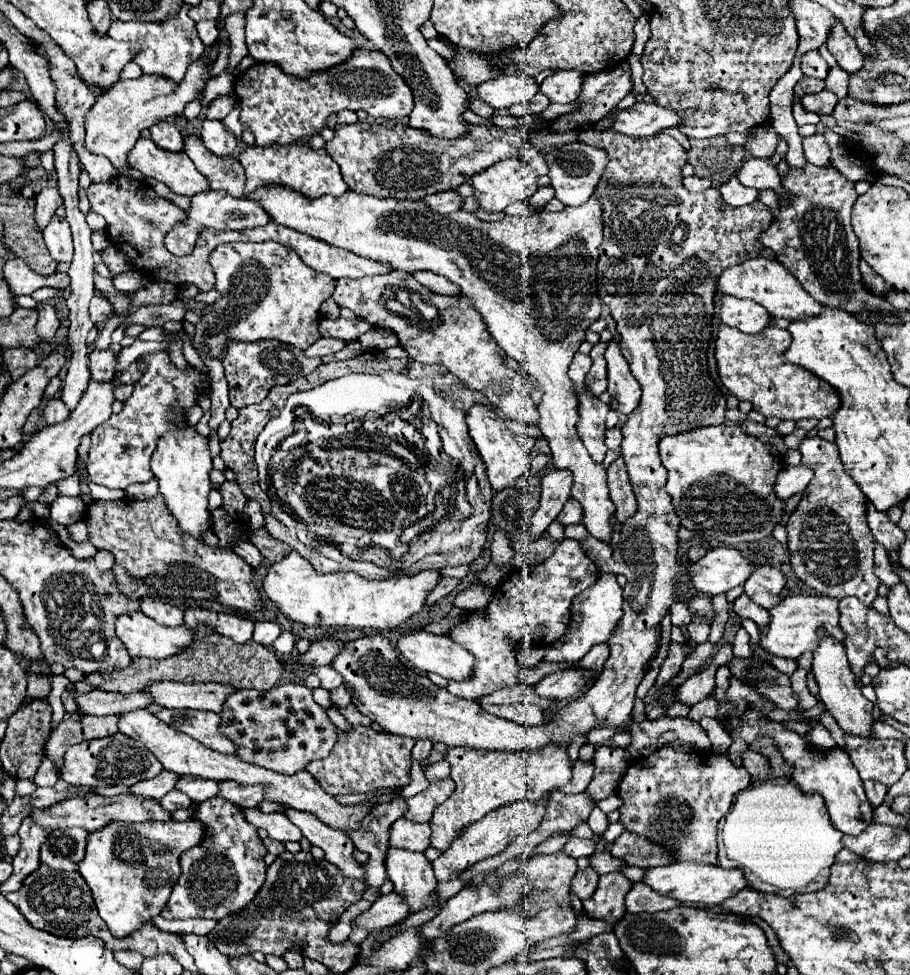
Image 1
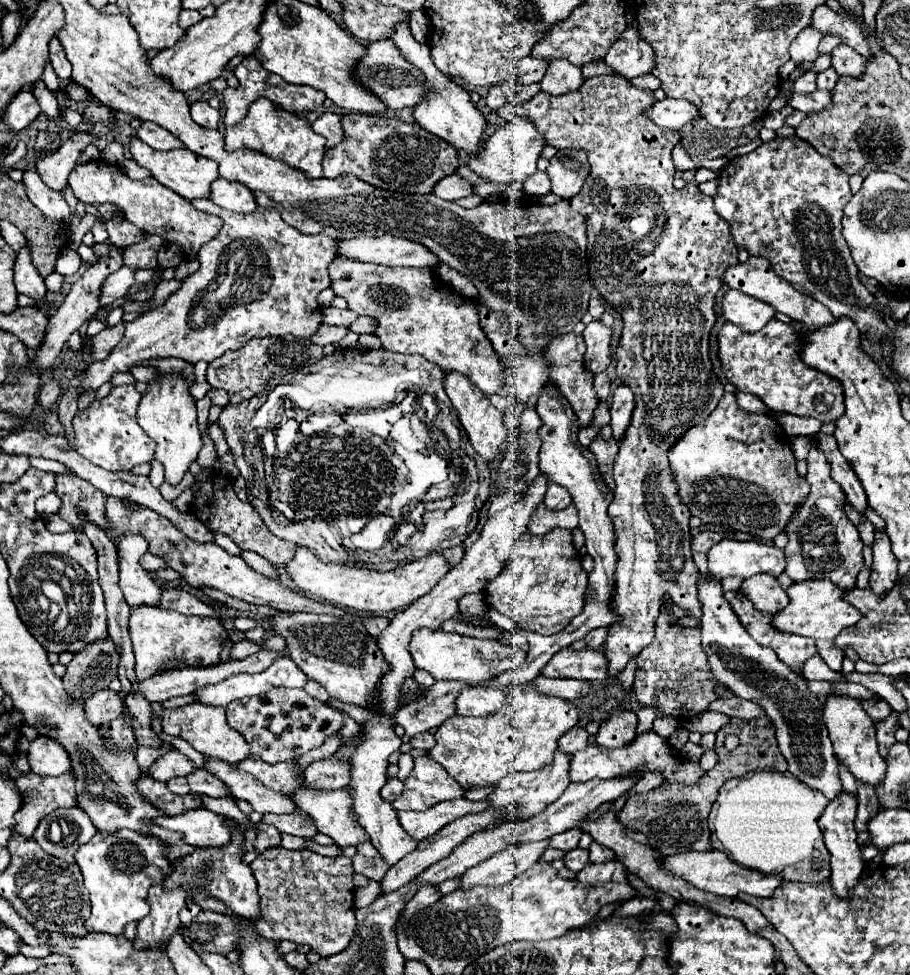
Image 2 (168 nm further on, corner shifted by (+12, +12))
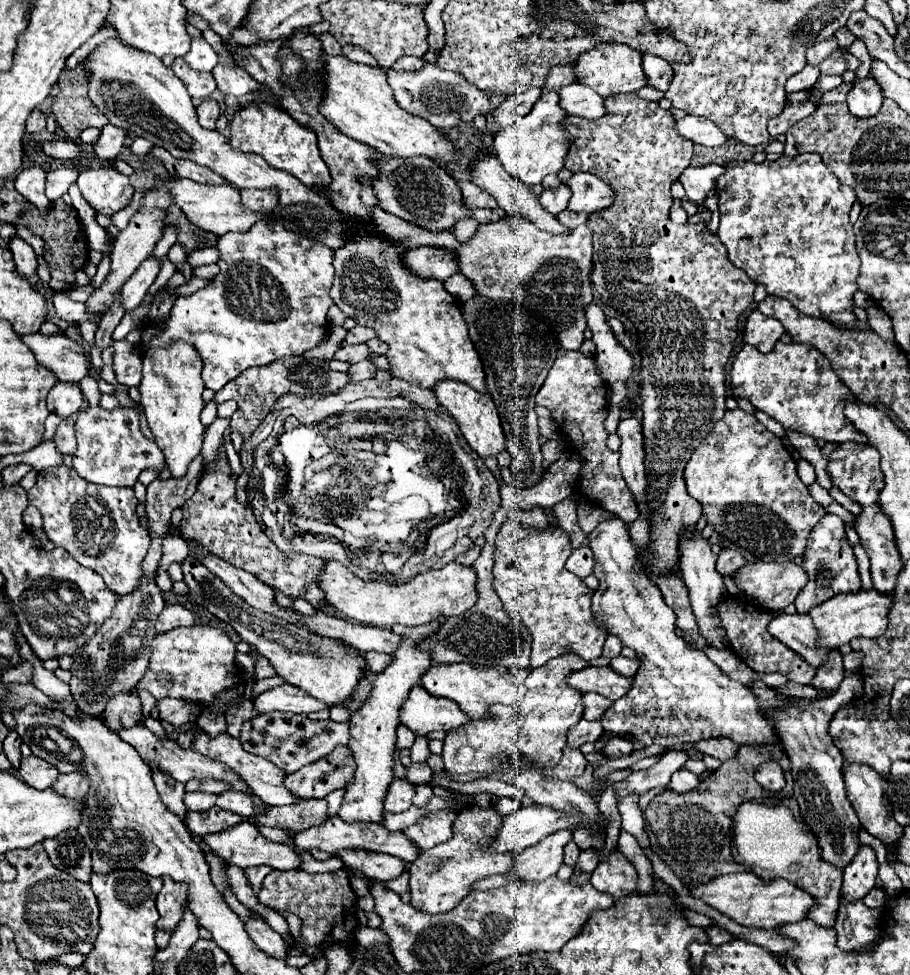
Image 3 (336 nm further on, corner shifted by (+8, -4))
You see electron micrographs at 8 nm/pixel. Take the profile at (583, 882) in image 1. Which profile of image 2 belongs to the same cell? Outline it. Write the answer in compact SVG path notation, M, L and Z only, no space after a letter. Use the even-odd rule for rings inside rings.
M574 848L564 856L564 866L572 872L580 872L588 864L588 850Z

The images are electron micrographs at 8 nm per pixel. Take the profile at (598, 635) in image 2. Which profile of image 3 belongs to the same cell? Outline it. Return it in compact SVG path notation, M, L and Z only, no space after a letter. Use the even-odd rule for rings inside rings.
M608 636L606 642L604 642L604 654L602 656L616 658L616 656L620 656L620 650L622 650L620 640L616 640L616 636Z

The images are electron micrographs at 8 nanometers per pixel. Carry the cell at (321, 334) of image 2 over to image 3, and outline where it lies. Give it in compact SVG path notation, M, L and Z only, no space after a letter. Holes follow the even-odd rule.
M360 344L360 346L340 346L338 352L334 354L336 360L344 360L348 364L354 364L354 362L360 362L360 360L366 360L370 356L370 350L366 344Z

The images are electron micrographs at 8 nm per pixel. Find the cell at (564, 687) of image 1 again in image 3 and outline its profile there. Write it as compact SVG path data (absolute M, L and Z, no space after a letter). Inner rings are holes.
M590 666L568 676L568 684L580 692L596 692L610 700L618 700L632 688L632 678L620 676L610 666Z

